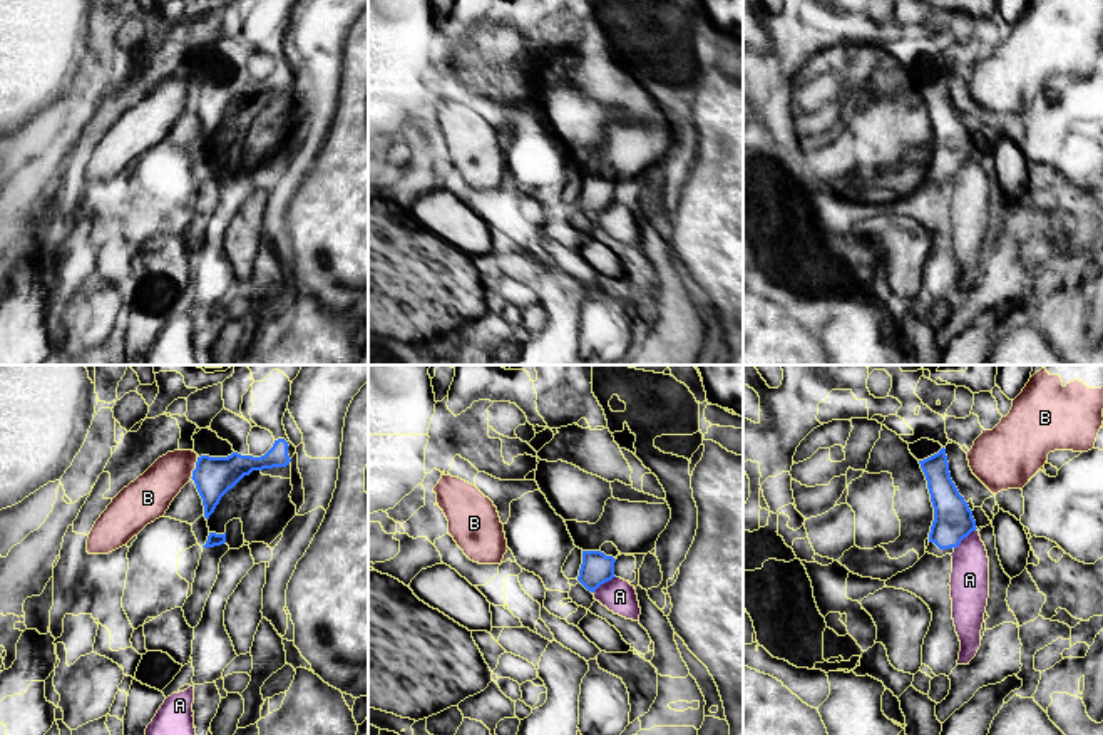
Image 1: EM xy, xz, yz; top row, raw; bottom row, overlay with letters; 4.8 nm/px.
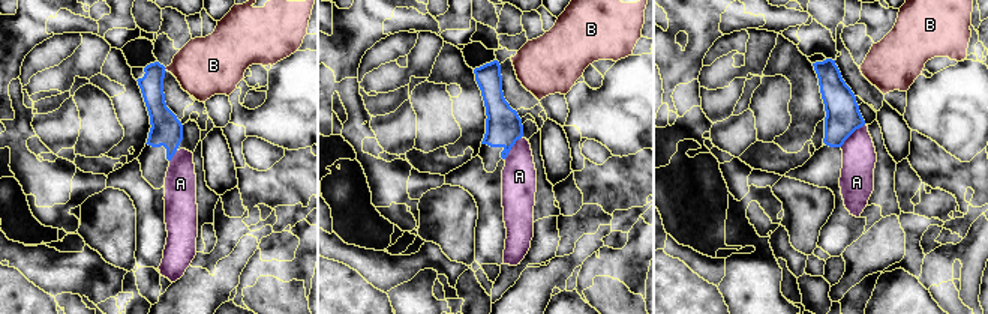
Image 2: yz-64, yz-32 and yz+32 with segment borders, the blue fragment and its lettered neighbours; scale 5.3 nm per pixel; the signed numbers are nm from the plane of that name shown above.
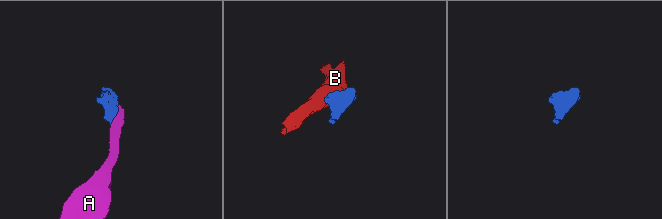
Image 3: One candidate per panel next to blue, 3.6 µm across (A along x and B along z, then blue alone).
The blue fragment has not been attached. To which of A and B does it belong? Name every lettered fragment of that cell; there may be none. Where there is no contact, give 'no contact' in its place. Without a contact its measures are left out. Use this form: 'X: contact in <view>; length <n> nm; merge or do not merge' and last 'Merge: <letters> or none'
A: contact in xz; length 140 nm; do not merge
B: contact in xy; length 110 nm; do not merge
Merge: none

